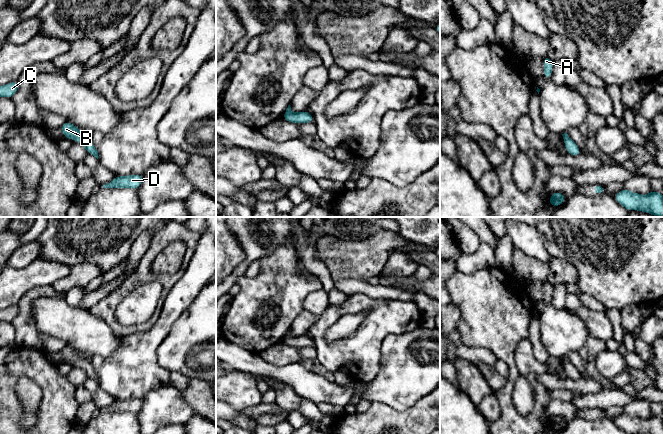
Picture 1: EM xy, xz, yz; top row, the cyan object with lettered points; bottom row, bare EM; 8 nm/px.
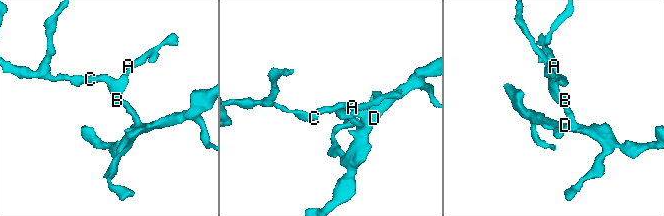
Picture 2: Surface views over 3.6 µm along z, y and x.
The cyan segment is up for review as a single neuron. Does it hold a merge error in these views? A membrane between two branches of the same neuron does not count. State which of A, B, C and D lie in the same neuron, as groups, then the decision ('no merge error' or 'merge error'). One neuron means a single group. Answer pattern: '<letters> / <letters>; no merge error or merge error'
A B C D; no merge error

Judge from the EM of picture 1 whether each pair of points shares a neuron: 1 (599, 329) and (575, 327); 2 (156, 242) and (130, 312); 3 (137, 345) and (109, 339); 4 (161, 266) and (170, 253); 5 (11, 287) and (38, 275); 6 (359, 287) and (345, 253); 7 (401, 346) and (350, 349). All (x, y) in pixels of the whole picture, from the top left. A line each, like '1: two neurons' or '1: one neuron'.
1: two neurons
2: two neurons
3: two neurons
4: one neuron
5: one neuron
6: two neurons
7: two neurons

